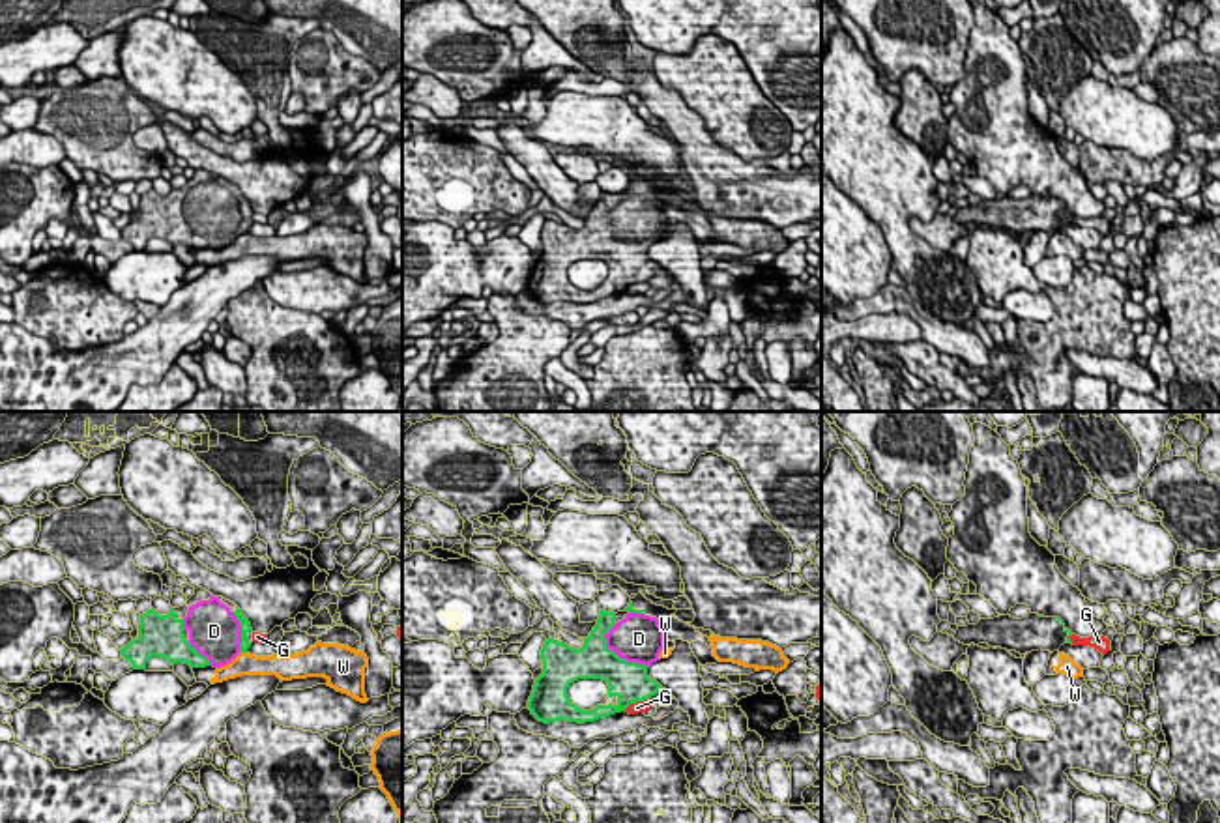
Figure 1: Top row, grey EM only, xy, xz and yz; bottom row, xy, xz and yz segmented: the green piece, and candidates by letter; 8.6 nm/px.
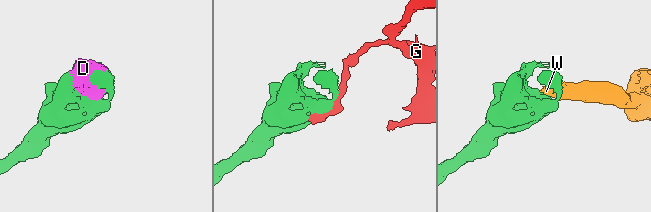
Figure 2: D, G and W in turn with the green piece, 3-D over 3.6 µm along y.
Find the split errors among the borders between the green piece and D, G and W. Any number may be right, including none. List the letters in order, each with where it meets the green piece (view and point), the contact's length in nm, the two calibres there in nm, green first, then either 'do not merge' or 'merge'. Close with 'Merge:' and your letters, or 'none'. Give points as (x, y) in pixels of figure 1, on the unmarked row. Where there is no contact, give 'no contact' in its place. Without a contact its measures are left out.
D: contact xz (622, 240); length 480 nm; calibres 340 and 420 nm; merge
G: contact xz (635, 283); length 240 nm; calibres 340 and 100 nm; do not merge
W: contact xy (244, 232); length 70 nm; calibres 100 and 190 nm; do not merge
Merge: D

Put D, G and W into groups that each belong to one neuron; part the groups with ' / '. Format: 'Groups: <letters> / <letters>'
Groups: D / G / W

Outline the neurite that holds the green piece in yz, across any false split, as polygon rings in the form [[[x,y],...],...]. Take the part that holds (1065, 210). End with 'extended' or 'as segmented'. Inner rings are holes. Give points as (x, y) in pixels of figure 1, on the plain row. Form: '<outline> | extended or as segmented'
[[[1029,195],[1022,200],[1010,196],[980,200],[977,206],[958,208],[952,219],[964,226],[988,224],[1025,236],[1038,230],[1059,232],[1063,224],[1072,224],[1070,217],[1072,213],[1059,198]]] | extended

